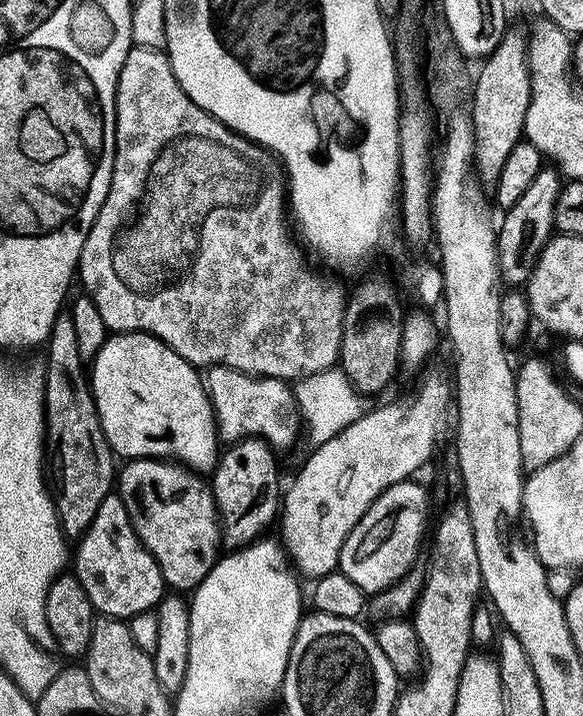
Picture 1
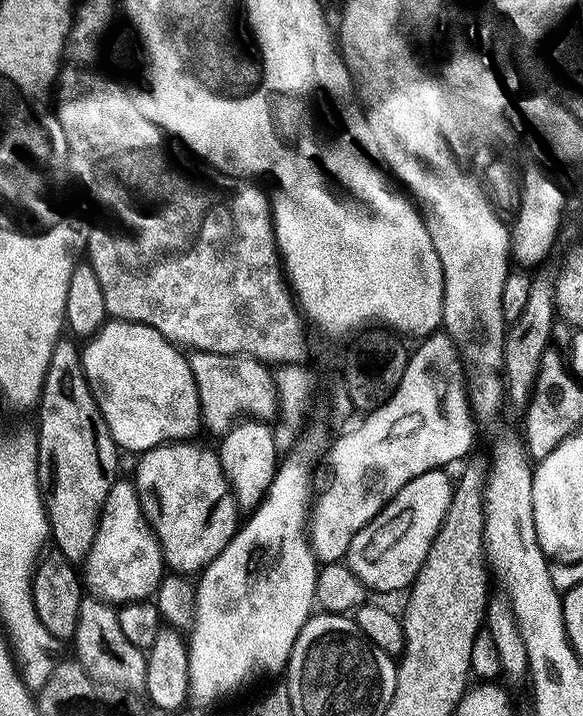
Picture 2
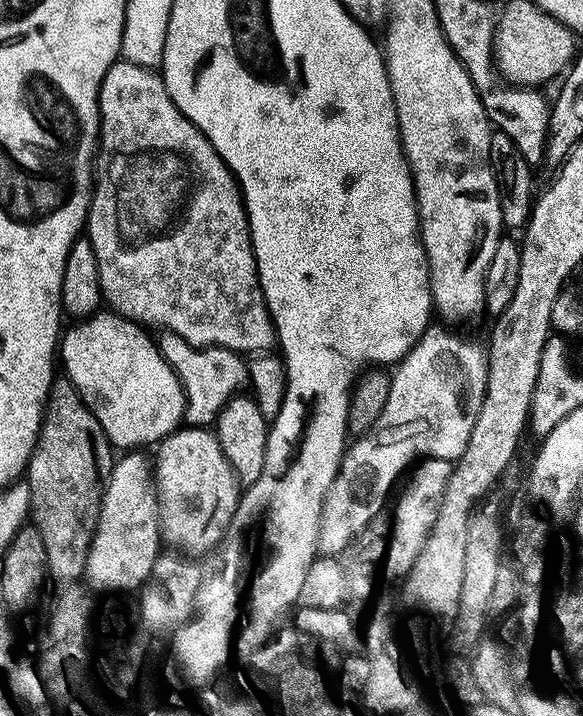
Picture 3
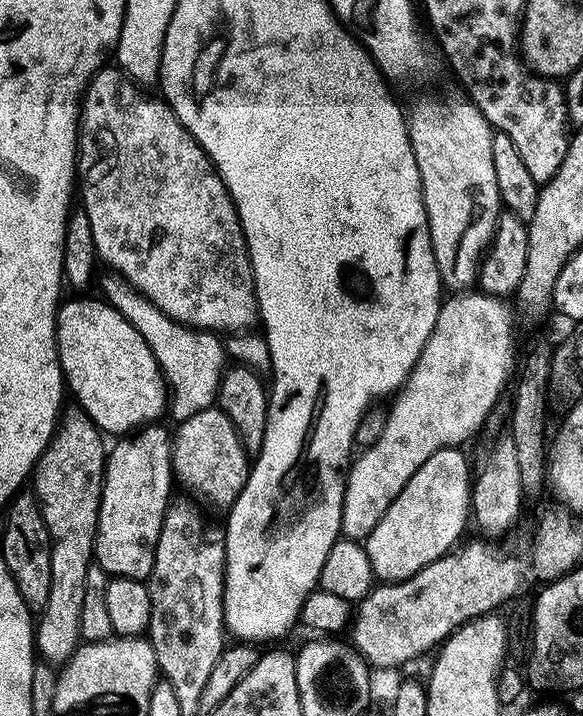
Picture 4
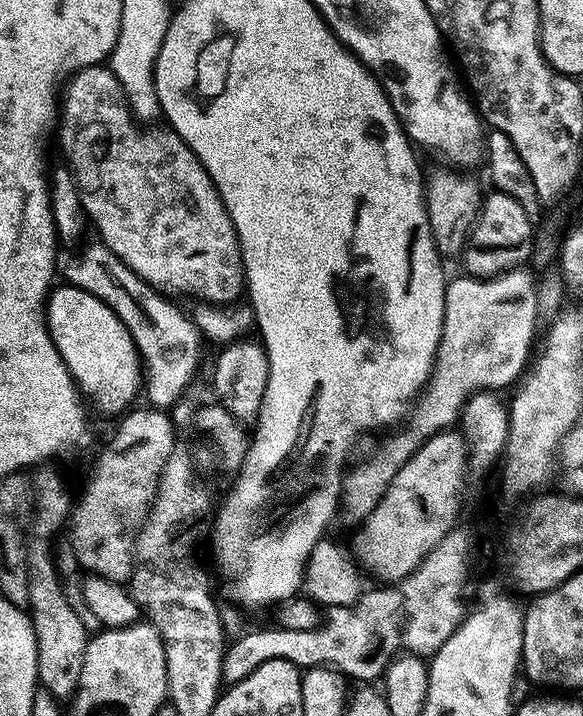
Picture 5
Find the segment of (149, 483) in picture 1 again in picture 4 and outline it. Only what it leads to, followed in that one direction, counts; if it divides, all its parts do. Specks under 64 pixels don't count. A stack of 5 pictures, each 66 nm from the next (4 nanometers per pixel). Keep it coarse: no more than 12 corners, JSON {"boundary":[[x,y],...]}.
{"boundary":[[216,406],[171,433],[175,479],[231,508],[250,456]]}

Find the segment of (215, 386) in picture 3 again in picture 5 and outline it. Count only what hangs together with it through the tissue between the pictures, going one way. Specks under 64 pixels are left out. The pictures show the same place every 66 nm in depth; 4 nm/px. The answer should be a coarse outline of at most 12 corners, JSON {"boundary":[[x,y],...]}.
{"boundary":[[103,242],[65,281],[110,306],[134,338],[147,403],[172,410],[205,337]]}

